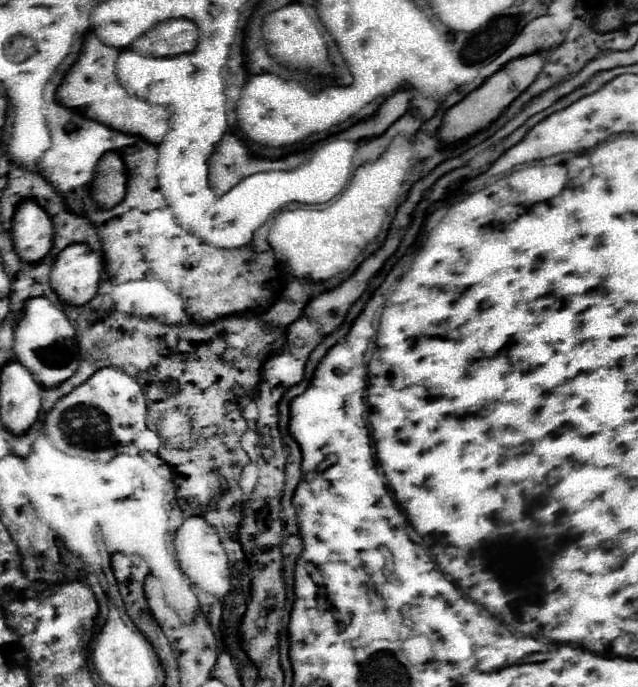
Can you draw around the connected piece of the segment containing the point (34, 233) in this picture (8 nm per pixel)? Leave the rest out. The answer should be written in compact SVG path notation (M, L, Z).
M35 199L21 201L13 217L11 237L17 255L25 263L41 261L49 253L53 241L53 223L49 213Z

